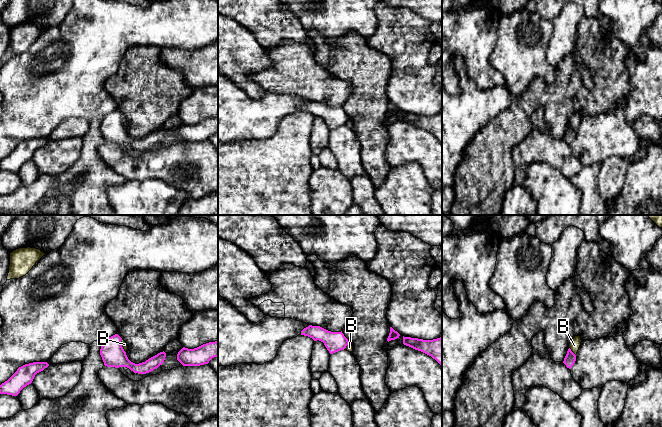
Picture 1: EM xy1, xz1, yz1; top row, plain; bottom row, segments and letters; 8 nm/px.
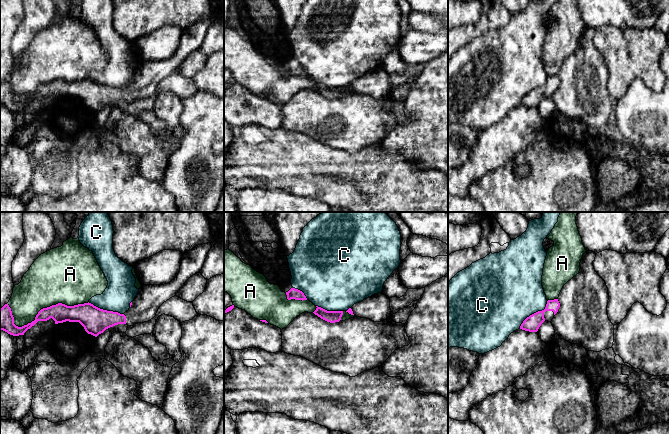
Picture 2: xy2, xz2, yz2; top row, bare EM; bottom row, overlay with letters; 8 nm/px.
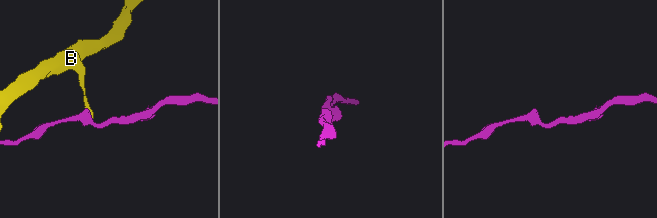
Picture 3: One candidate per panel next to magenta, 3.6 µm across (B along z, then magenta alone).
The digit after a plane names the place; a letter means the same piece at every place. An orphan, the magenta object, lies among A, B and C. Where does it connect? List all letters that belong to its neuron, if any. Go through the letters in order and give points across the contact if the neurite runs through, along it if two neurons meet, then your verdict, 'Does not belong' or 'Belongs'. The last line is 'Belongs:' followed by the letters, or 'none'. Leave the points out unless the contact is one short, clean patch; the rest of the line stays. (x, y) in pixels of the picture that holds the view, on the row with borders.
A: Does not belong
B: Boundary: yz1 (569, 347), (575, 355). Does not belong
C: Does not belong
Belongs: none

